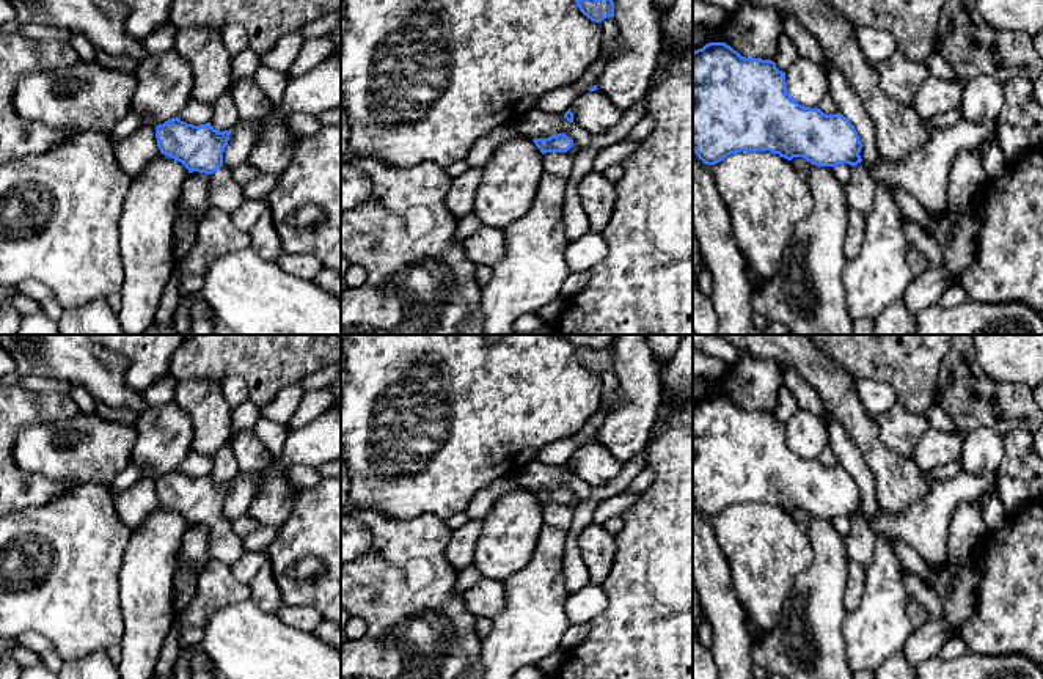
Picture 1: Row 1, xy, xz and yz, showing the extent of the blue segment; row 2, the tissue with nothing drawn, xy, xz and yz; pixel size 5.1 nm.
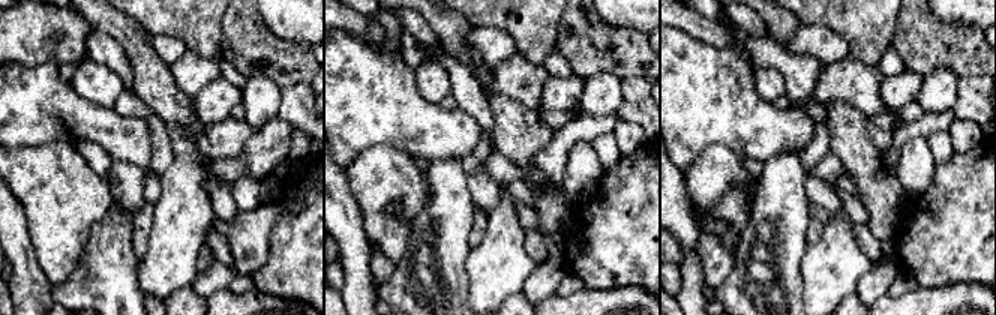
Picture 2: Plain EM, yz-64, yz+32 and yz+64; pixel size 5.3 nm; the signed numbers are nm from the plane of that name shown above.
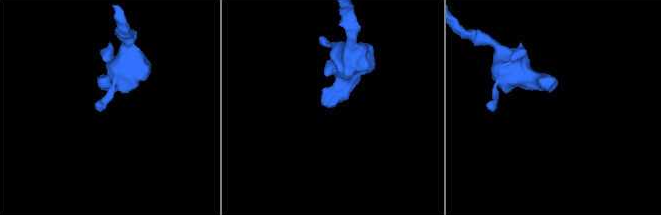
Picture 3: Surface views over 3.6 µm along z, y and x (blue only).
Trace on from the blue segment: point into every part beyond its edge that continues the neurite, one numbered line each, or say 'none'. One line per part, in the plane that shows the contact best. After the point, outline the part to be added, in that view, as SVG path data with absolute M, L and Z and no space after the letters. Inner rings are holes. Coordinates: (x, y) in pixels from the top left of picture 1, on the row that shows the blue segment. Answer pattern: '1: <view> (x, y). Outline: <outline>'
1: xy (225, 194). Outline: M221 165L210 174L209 207L232 214L242 206L243 200L243 189L231 178L228 167Z

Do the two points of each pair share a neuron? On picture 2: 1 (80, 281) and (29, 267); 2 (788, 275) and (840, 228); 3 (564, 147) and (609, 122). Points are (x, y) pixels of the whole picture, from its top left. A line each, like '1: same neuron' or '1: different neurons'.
1: different neurons
2: different neurons
3: same neuron

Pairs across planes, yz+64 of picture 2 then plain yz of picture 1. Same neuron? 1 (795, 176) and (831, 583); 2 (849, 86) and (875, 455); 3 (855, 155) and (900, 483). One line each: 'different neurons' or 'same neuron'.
1: same neuron
2: different neurons
3: same neuron

